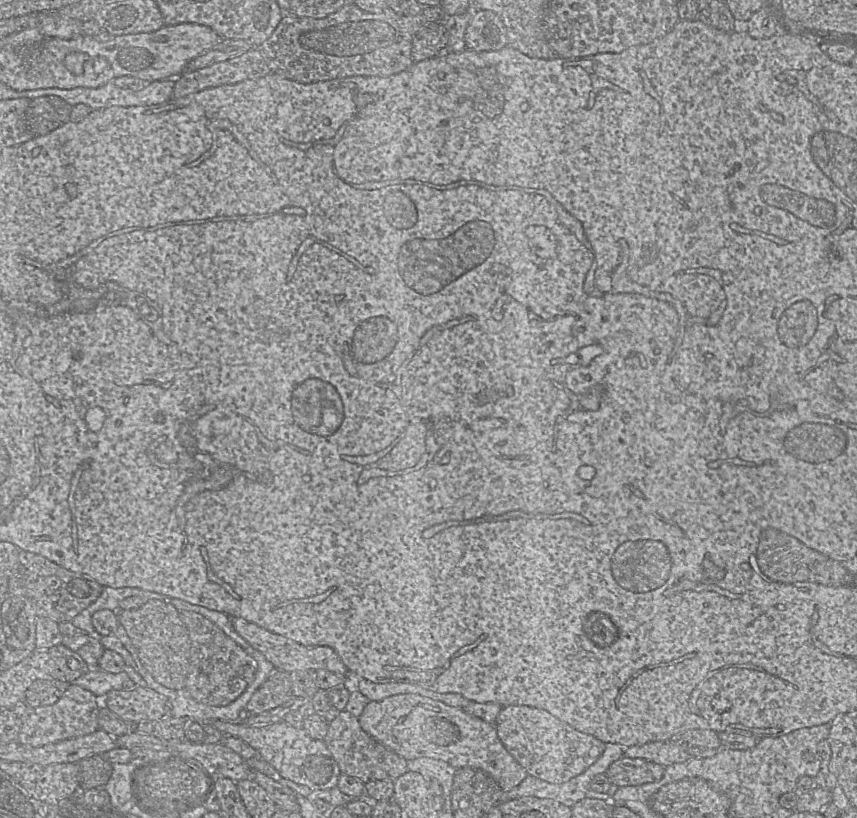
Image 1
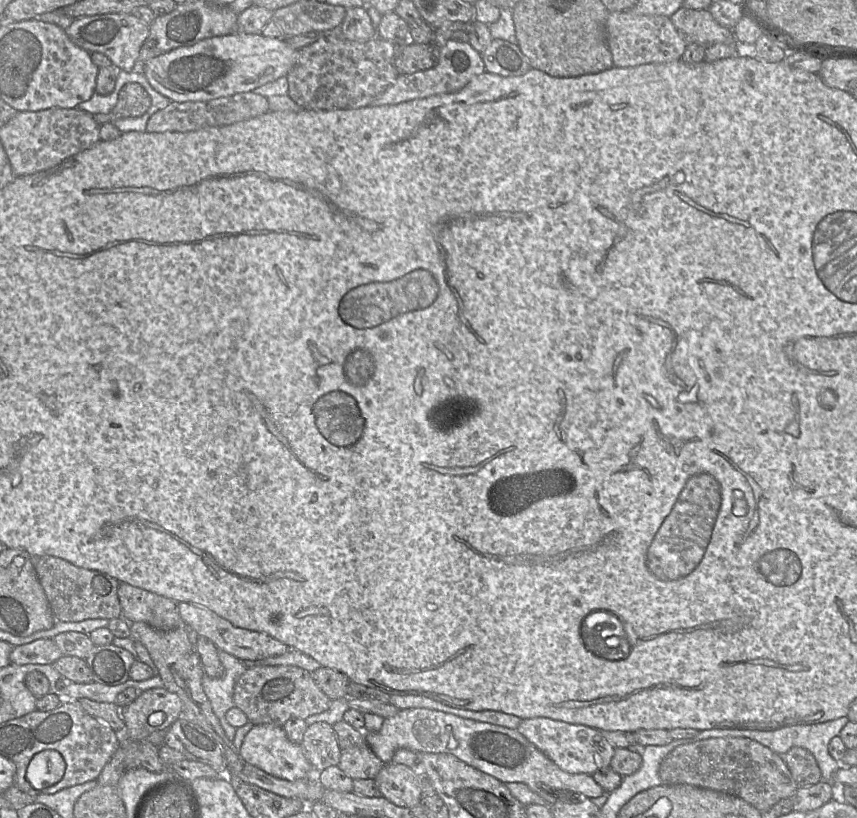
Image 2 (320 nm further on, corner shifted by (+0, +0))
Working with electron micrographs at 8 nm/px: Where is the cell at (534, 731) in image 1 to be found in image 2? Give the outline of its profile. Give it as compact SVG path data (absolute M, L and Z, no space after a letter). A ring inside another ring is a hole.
M548 717L522 719L517 731L551 759L560 769L572 773L594 772L610 766L615 747L596 728L572 724Z

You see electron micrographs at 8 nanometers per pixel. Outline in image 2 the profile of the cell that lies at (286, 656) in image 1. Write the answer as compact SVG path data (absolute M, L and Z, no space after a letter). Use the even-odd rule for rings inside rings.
M177 602L177 606L182 621L191 633L210 640L219 650L227 652L241 661L261 660L281 655L289 650L289 646L272 636L264 632L238 627L202 606L187 602Z

